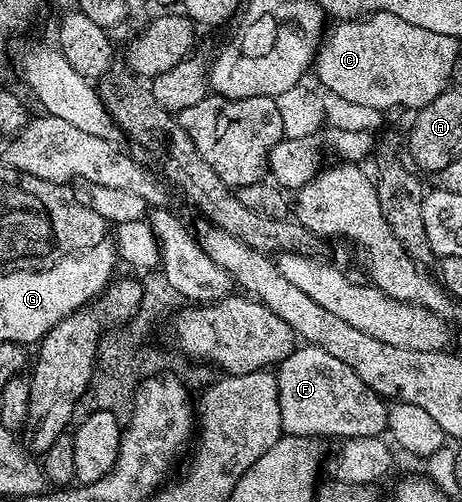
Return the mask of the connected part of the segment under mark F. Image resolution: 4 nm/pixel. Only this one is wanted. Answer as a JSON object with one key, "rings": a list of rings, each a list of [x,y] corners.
{"rings":[[[301,344],[288,358],[280,362],[275,370],[278,383],[278,411],[280,412],[280,427],[287,436],[307,437],[380,437],[388,427],[388,405],[377,395],[342,359],[334,359],[330,351],[317,345]]]}

